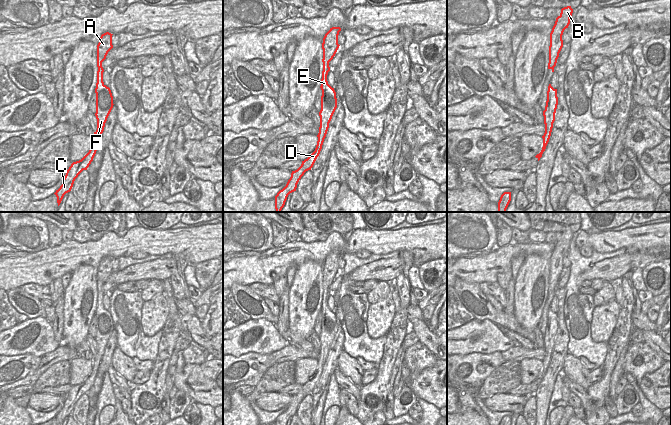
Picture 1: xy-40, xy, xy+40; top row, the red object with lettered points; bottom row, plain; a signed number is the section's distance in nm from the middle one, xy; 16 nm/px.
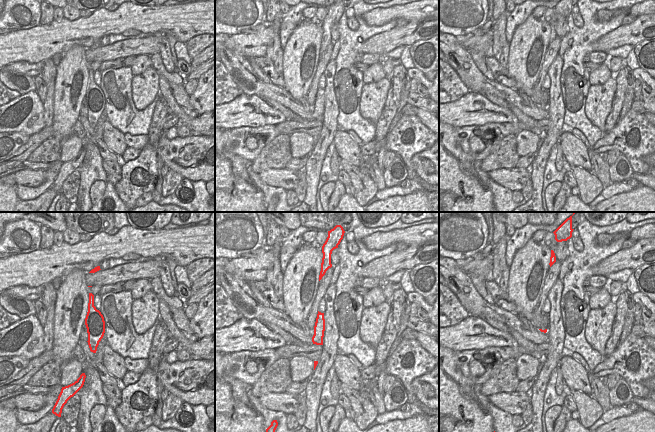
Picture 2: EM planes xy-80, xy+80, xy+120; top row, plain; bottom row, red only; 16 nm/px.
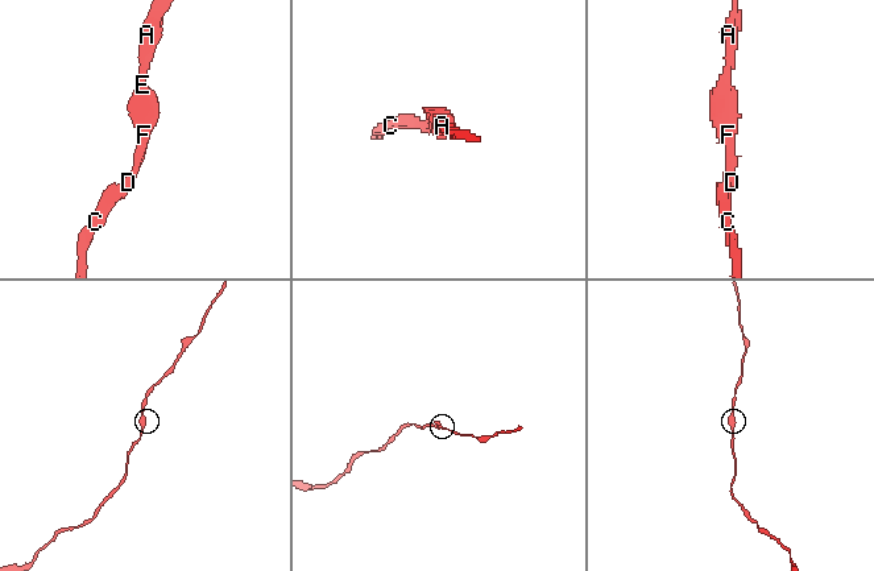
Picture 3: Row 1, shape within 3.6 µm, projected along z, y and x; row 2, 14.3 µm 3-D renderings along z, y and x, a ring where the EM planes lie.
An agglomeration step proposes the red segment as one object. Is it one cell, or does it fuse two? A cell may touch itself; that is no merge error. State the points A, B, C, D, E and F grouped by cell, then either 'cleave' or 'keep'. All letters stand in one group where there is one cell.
groups A B C D E F; keep

